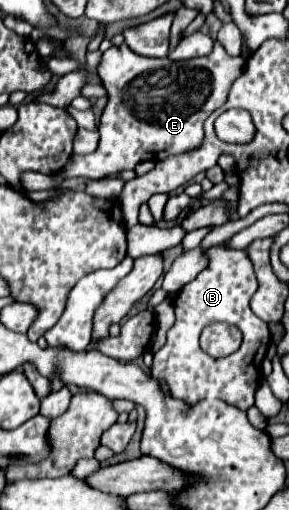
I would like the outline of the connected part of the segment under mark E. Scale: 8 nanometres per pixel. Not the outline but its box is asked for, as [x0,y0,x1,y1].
[61,41,245,179]

